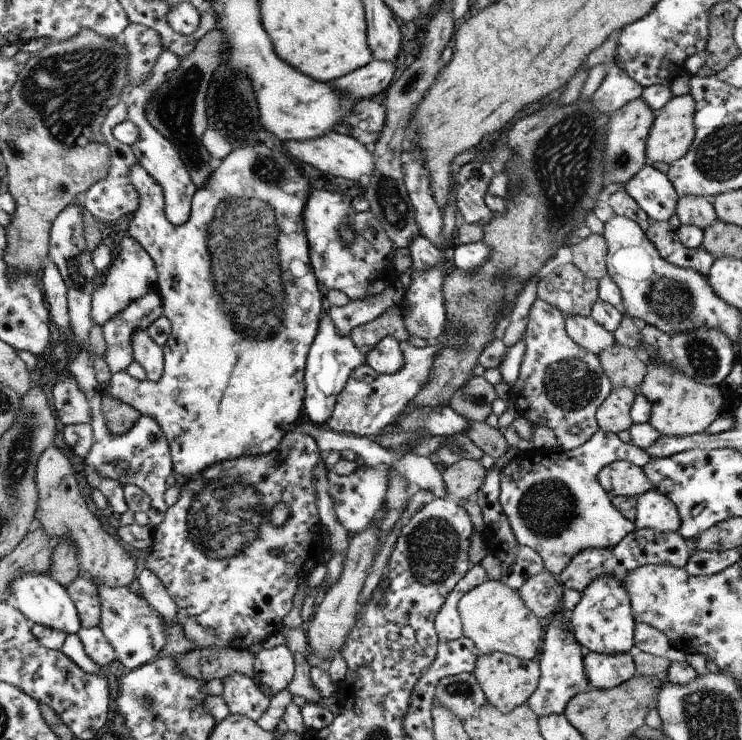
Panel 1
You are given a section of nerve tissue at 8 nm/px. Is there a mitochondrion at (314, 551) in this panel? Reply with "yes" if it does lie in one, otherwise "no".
no

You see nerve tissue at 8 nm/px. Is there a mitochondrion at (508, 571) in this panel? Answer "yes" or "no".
no

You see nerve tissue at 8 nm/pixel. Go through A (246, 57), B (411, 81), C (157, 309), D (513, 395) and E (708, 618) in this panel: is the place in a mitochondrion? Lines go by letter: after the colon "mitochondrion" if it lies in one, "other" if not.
A: other
B: other
C: other
D: other
E: other

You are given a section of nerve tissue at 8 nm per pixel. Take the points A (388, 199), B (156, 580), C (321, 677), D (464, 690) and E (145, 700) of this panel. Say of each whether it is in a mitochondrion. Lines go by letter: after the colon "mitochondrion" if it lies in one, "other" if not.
A: mitochondrion
B: other
C: other
D: mitochondrion
E: mitochondrion

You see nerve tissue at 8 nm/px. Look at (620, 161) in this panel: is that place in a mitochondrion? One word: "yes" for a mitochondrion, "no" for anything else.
yes

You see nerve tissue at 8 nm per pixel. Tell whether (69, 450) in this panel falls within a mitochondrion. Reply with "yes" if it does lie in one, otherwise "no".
no

